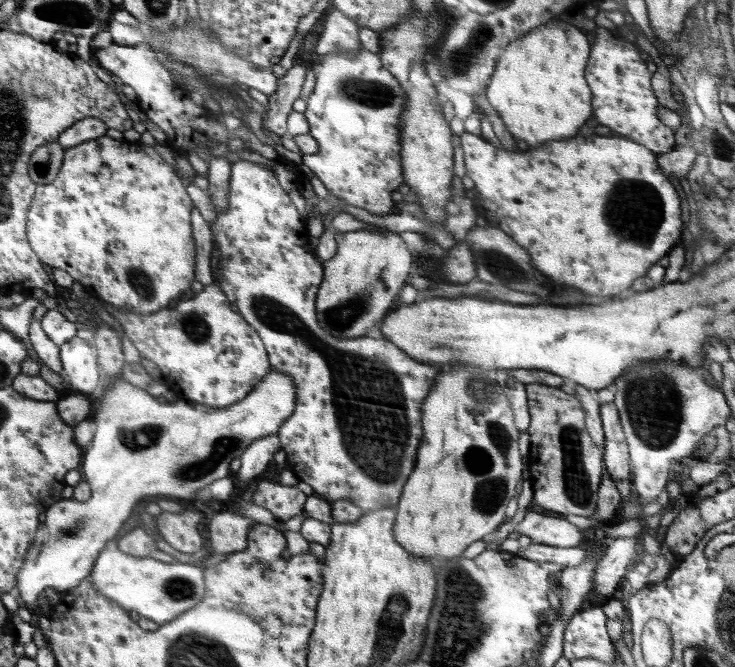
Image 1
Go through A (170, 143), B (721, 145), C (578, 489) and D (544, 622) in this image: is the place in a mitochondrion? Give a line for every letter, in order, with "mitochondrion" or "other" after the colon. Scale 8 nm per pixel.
A: other
B: mitochondrion
C: mitochondrion
D: other

